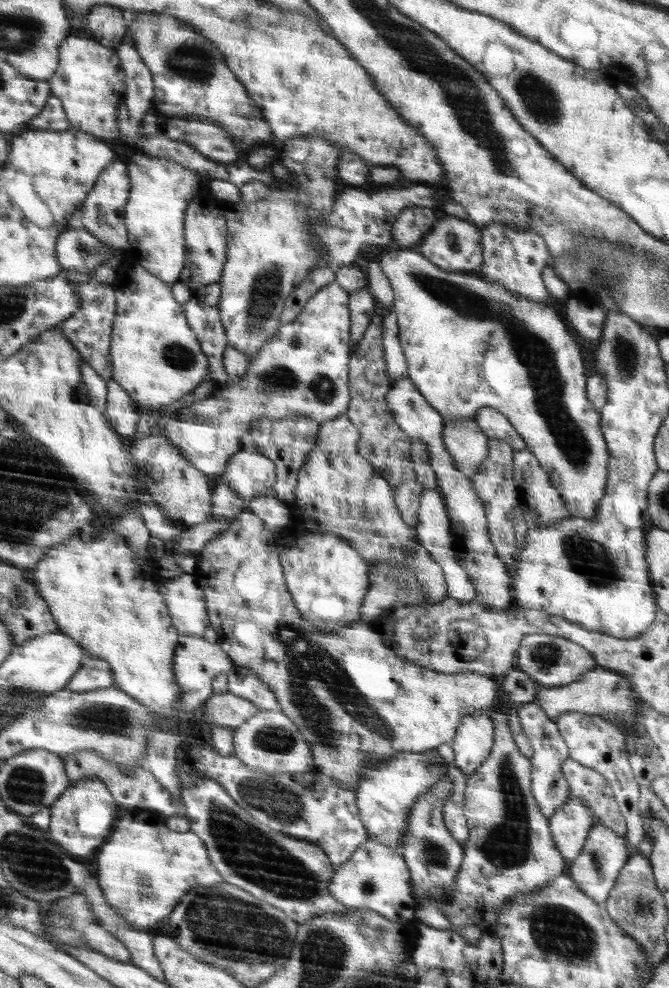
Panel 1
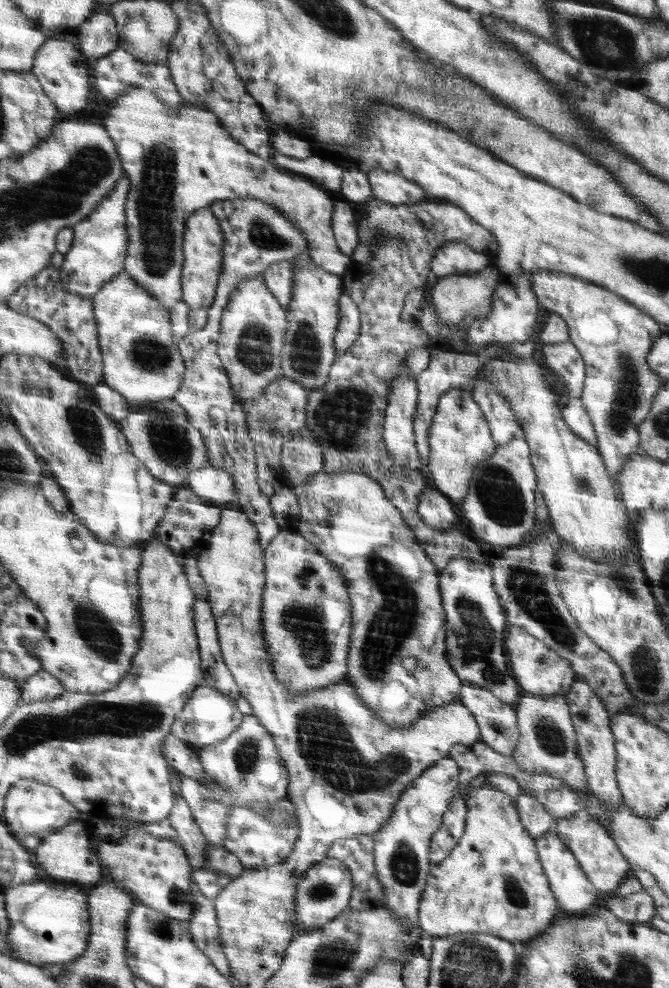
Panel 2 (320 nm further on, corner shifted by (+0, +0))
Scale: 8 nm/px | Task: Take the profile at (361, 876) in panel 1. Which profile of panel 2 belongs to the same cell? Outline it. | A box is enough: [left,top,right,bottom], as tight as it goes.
[293,857,354,936]

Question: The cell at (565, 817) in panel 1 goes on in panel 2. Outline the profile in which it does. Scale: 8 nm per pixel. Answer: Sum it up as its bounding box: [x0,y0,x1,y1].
[535,830,598,917]

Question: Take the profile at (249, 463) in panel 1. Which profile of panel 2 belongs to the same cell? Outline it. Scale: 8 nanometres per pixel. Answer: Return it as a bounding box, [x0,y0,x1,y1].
[183,464,236,505]

